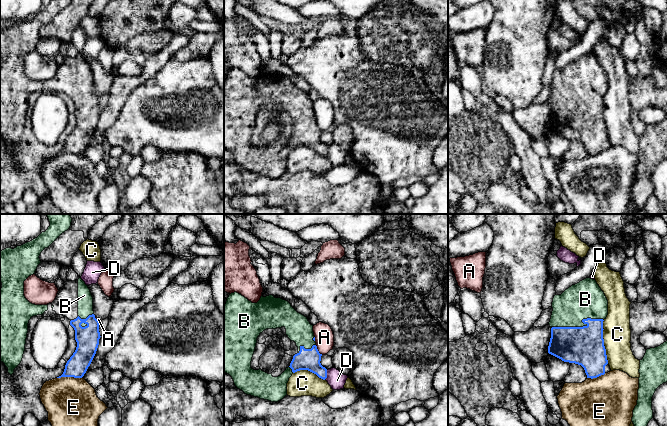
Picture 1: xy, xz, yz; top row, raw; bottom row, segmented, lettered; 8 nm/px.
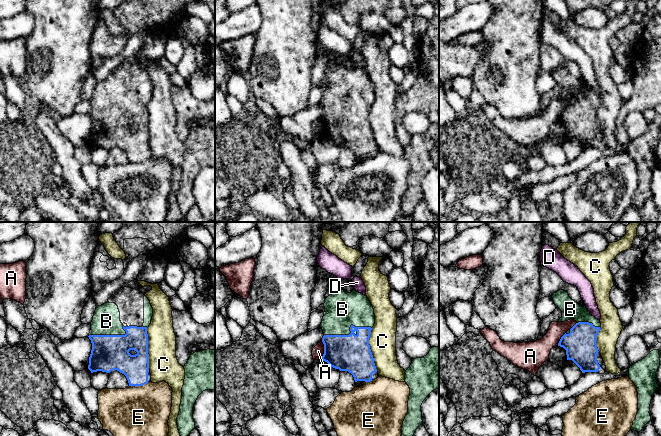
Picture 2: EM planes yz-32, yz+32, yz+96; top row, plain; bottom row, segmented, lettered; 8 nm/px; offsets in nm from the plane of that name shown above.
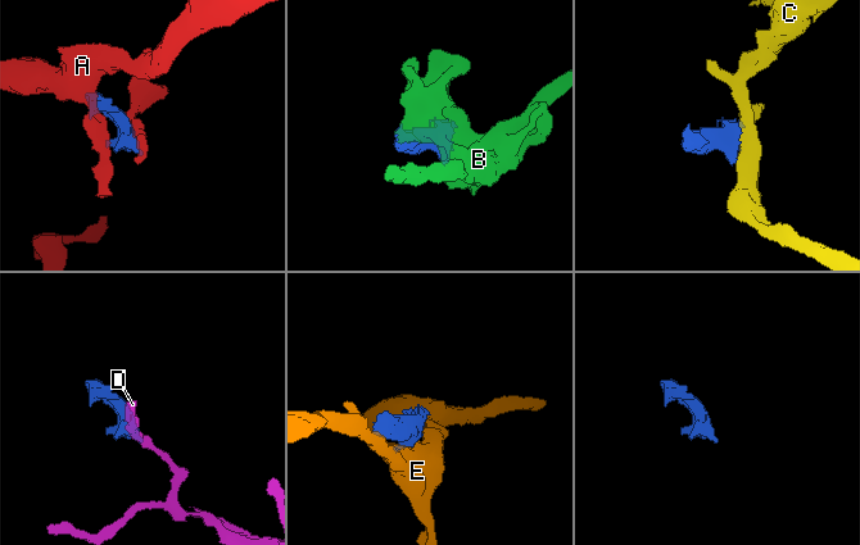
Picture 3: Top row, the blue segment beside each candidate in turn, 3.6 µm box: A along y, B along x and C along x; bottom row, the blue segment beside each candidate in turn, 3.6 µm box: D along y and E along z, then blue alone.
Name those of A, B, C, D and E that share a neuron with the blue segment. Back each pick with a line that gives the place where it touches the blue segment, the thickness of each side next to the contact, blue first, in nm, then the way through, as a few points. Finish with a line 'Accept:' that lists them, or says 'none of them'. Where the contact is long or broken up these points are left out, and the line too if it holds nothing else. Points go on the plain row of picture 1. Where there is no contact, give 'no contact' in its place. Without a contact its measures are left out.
B: meets blue in yz at (580, 103); 300 nm thick on the blue side, 300 nm on the other
Accept: B

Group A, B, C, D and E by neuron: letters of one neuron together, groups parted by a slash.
A / B / C / D / E

